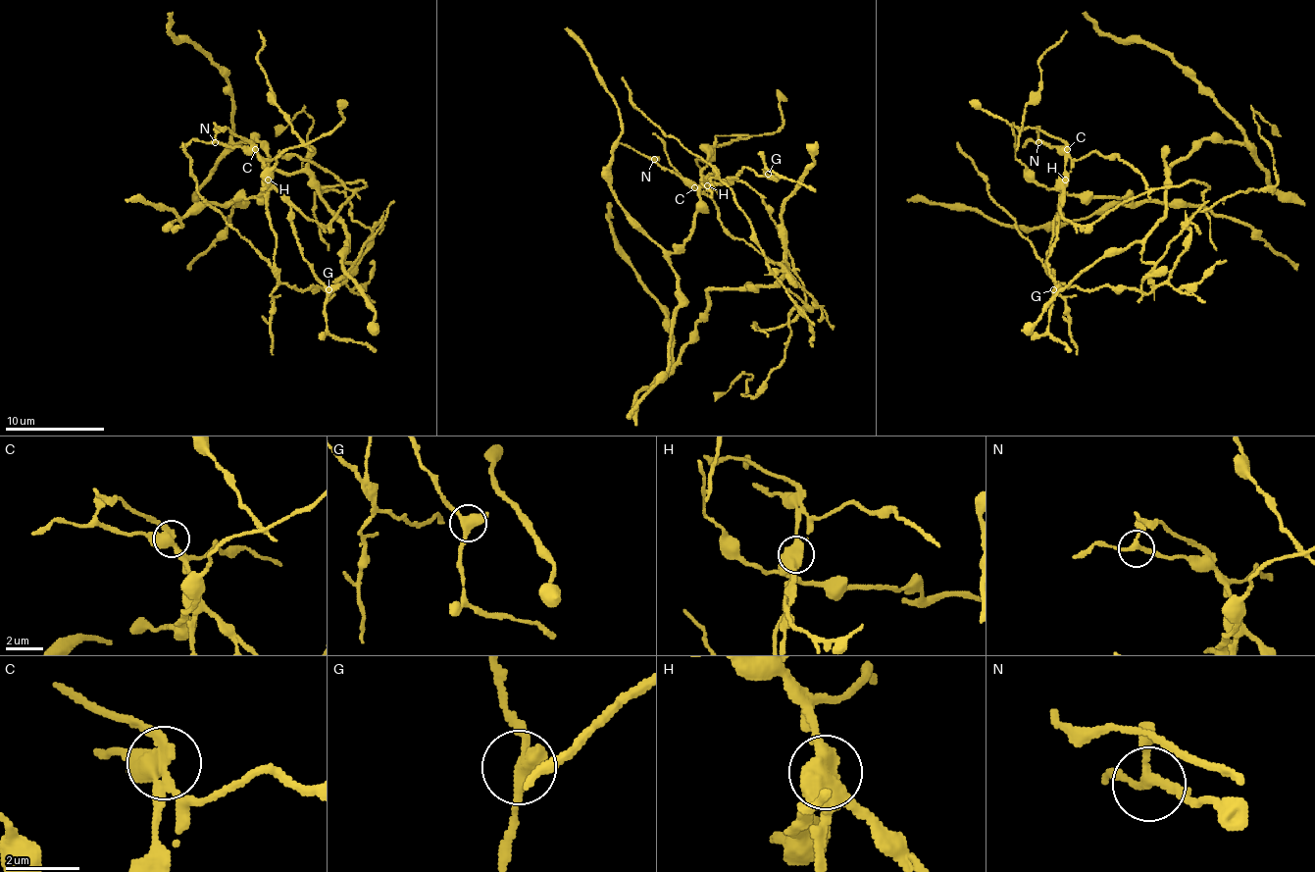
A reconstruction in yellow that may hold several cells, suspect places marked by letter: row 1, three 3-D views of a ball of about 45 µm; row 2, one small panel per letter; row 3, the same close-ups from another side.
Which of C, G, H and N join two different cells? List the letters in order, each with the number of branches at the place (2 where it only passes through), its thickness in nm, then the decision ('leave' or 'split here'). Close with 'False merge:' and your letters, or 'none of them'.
C: branches 4; calibre 360 nm; split here
G: branches 3; calibre 360 nm; leave
H: branches 4; calibre 480 nm; split here
N: branches 3; calibre 200 nm; leave
False merge: C, H

